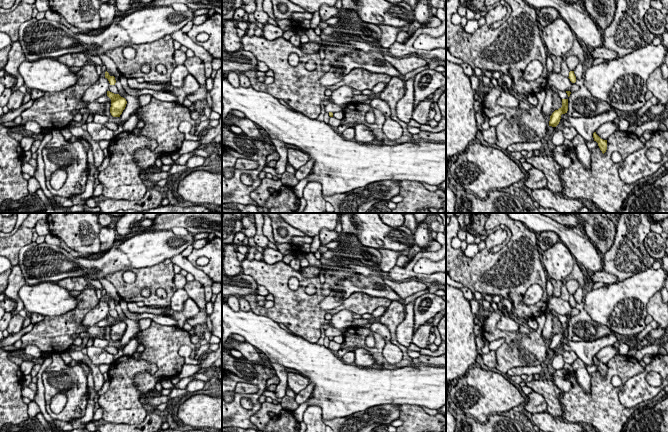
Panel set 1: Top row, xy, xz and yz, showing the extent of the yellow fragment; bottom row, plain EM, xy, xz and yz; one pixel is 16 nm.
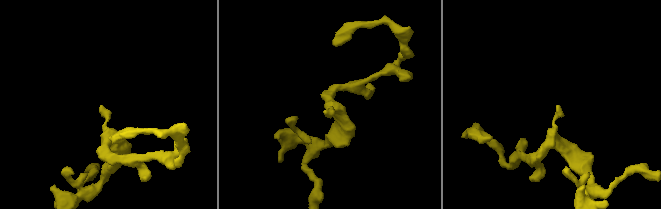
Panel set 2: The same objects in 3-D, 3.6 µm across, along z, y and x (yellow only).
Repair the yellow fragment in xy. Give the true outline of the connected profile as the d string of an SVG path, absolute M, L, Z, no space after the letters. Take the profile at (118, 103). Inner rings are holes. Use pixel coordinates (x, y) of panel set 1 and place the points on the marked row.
M107 91L107 96L111 99L111 115L113 117L120 117L127 104L126 99L121 97L119 94L114 94L110 91Z

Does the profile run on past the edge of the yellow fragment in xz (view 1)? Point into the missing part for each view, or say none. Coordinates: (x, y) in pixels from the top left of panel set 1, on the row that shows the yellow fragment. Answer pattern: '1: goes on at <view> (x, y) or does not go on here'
1: does not go on here

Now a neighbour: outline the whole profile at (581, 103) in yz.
M576 79L580 88L571 92L568 100L567 114L570 117L594 117L608 110L615 110L606 101L599 100L591 95L584 85L584 79Z

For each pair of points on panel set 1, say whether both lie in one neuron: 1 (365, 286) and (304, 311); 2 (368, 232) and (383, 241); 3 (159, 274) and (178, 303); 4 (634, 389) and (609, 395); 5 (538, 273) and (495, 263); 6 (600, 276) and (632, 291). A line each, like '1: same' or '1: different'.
1: different
2: same
3: different
4: different
5: same
6: different

